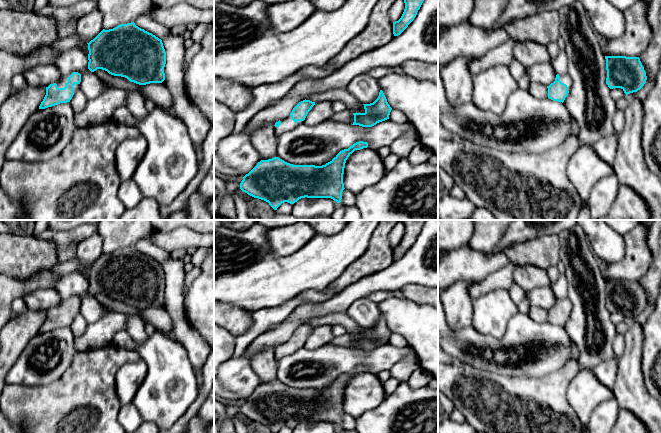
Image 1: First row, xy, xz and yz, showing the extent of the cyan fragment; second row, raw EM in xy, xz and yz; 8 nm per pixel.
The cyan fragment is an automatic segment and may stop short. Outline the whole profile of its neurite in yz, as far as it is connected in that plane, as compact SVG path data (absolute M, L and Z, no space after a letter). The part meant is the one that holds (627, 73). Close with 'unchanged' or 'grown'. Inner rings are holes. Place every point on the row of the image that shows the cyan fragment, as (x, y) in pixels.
M605 56L610 89L621 88L626 95L637 92L646 83L647 76L639 57Z; unchanged

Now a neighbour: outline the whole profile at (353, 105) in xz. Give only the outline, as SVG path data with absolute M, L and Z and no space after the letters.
M334 89L321 91L317 93L310 94L306 97L306 100L312 102L323 102L323 101L342 101L347 109L352 113L365 113L364 105L359 102L352 94L350 94L347 89Z

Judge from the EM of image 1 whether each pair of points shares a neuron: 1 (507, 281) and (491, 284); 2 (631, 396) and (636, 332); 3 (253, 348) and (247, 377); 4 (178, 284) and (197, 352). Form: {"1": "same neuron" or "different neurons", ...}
{"1": "same neuron", "2": "same neuron", "3": "same neuron", "4": "same neuron"}

